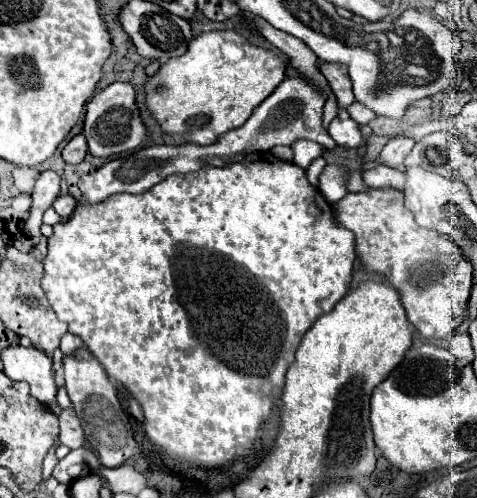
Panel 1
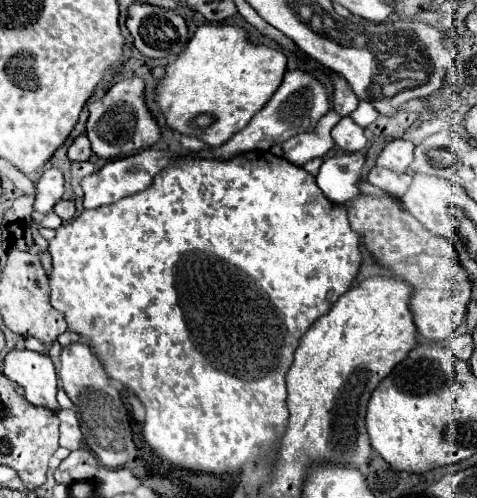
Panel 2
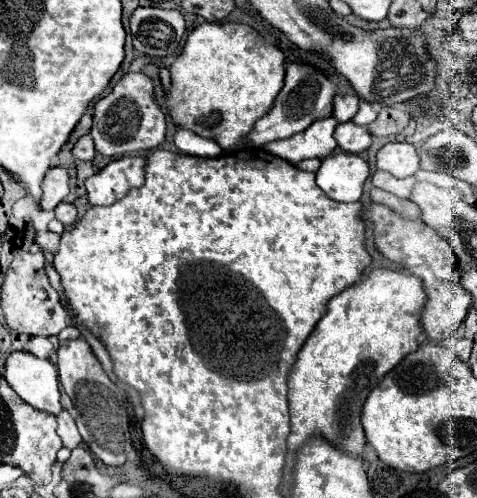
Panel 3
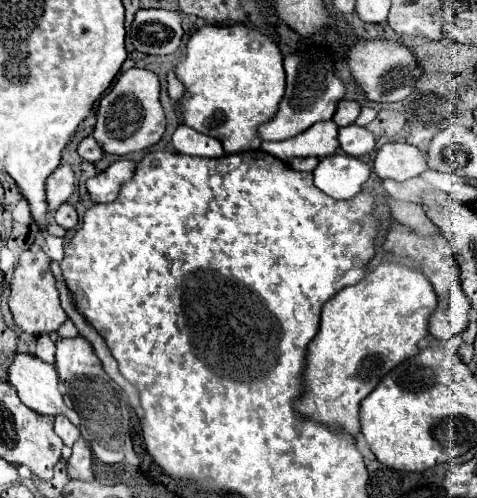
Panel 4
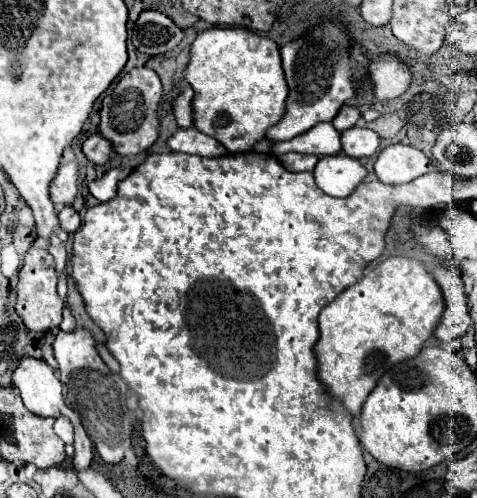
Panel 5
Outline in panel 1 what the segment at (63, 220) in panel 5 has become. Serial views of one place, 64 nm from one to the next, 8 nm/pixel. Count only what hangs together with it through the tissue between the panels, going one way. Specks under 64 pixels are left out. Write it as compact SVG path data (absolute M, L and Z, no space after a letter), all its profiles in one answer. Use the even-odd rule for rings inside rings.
M70 194L60 196L60 198L54 202L54 210L56 210L62 218L68 218L68 216L74 212L74 208L76 208L76 200L74 200Z

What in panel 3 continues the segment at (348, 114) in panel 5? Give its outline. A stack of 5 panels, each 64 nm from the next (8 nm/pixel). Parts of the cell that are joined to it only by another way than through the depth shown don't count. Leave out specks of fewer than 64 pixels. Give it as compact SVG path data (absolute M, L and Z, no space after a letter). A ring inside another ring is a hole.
M336 94L334 96L334 116L338 122L348 122L358 112L360 98L356 94Z

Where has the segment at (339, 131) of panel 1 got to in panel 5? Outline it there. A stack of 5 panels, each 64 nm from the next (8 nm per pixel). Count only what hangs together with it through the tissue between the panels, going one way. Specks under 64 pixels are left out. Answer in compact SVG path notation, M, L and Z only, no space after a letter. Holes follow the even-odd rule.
M358 126L344 130L340 136L340 142L342 142L344 154L348 154L352 158L372 156L378 152L378 146L380 146L380 138L374 130L358 128Z

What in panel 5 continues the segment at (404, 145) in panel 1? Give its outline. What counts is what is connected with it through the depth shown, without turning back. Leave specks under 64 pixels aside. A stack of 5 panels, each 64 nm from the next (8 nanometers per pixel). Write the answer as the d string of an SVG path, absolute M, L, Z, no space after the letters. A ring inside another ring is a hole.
M390 144L378 154L374 170L378 180L384 184L406 184L418 176L434 172L436 168L418 148L406 144Z

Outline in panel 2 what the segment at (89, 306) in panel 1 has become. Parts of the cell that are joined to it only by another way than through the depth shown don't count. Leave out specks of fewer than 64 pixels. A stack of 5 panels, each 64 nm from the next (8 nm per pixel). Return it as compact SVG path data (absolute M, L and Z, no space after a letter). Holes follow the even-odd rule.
M248 152L226 162L186 160L180 166L168 166L156 176L148 190L124 196L108 206L82 210L74 220L62 224L56 230L54 240L48 242L48 252L52 256L52 272L48 276L50 304L64 316L68 330L84 338L100 358L108 376L122 382L140 398L146 408L146 422L142 428L144 440L162 458L194 472L214 476L240 474L244 464L260 462L262 456L274 448L274 442L282 438L288 420L284 374L292 366L294 350L314 320L326 314L332 302L352 286L362 262L360 236L350 228L346 208L342 204L334 206L304 168L286 158L278 158L272 152Z

